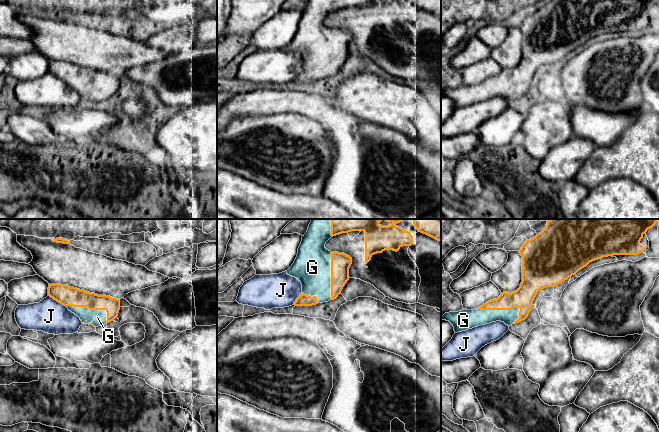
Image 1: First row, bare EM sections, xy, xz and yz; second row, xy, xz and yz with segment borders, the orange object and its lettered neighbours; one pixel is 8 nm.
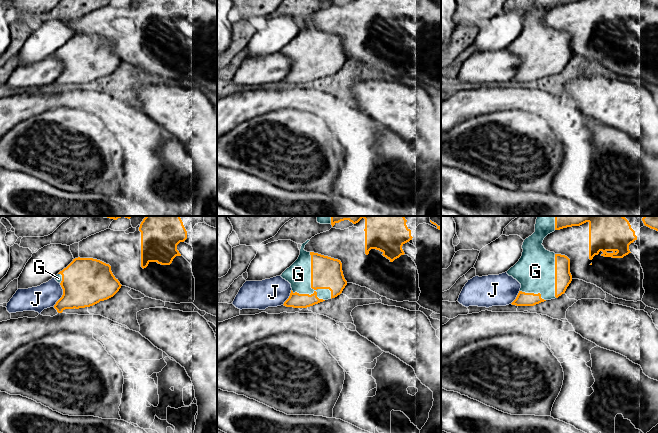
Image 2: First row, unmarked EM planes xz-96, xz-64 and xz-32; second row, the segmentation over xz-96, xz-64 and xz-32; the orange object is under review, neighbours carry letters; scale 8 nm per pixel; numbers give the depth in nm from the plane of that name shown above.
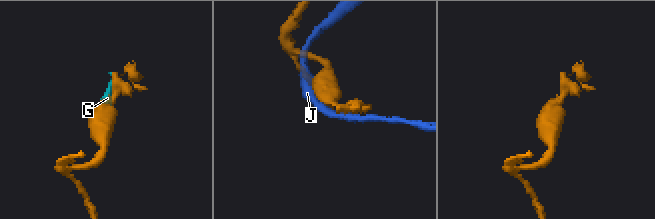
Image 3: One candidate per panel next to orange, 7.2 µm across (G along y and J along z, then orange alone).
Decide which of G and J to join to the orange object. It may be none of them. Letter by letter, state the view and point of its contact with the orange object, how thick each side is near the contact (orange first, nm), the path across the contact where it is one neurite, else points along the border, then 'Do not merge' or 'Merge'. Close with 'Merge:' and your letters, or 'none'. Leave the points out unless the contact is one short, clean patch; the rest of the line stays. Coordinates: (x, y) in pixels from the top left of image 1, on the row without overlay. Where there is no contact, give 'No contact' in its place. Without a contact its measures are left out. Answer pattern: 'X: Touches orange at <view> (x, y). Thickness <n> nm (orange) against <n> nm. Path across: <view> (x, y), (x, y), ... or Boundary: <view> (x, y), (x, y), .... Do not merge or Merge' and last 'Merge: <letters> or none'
G: Touches orange at yz (498, 85). Thickness 170 nm (orange) against 150 nm. Merge
J: Touches orange at xy (57, 77). Thickness 160 nm (orange) against 260 nm. Do not merge
Merge: G

